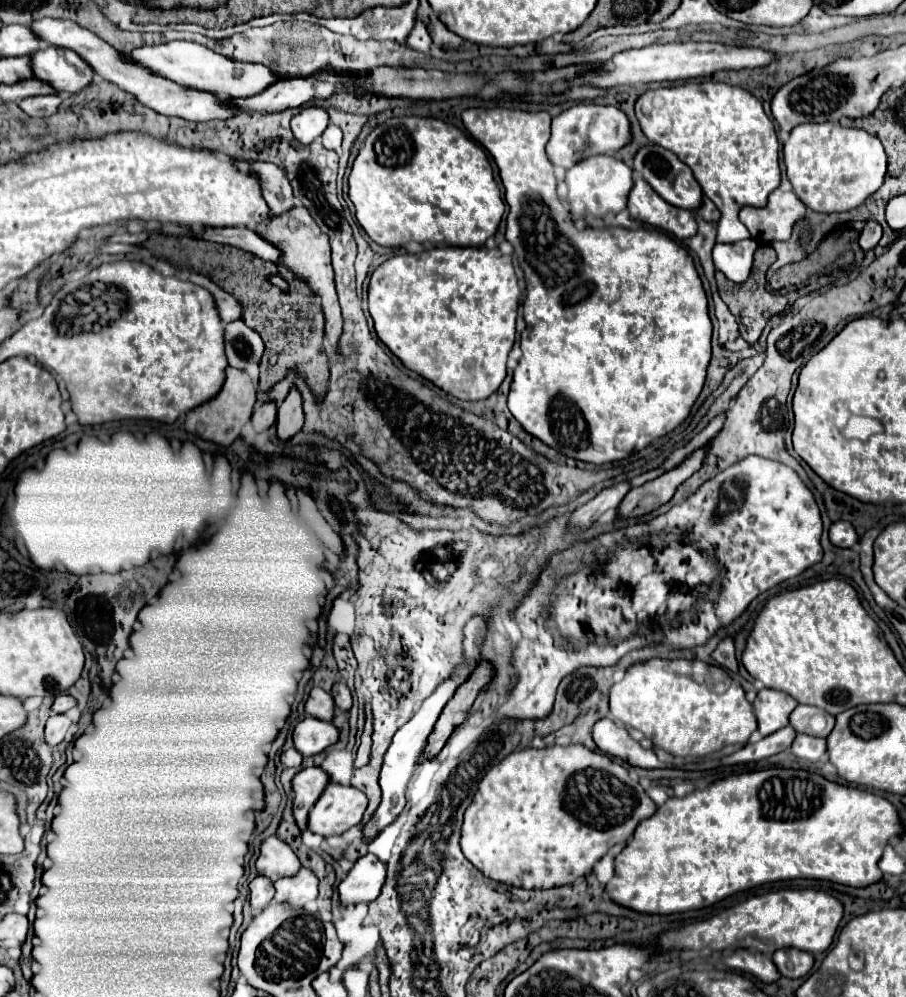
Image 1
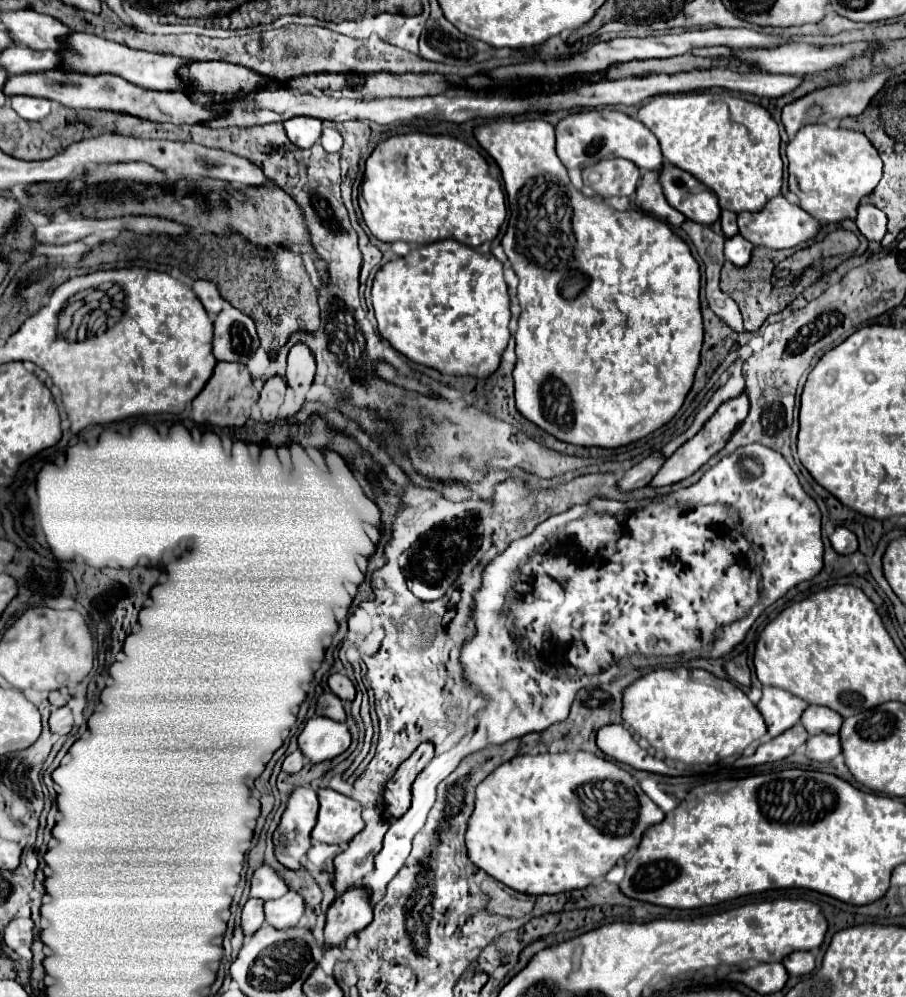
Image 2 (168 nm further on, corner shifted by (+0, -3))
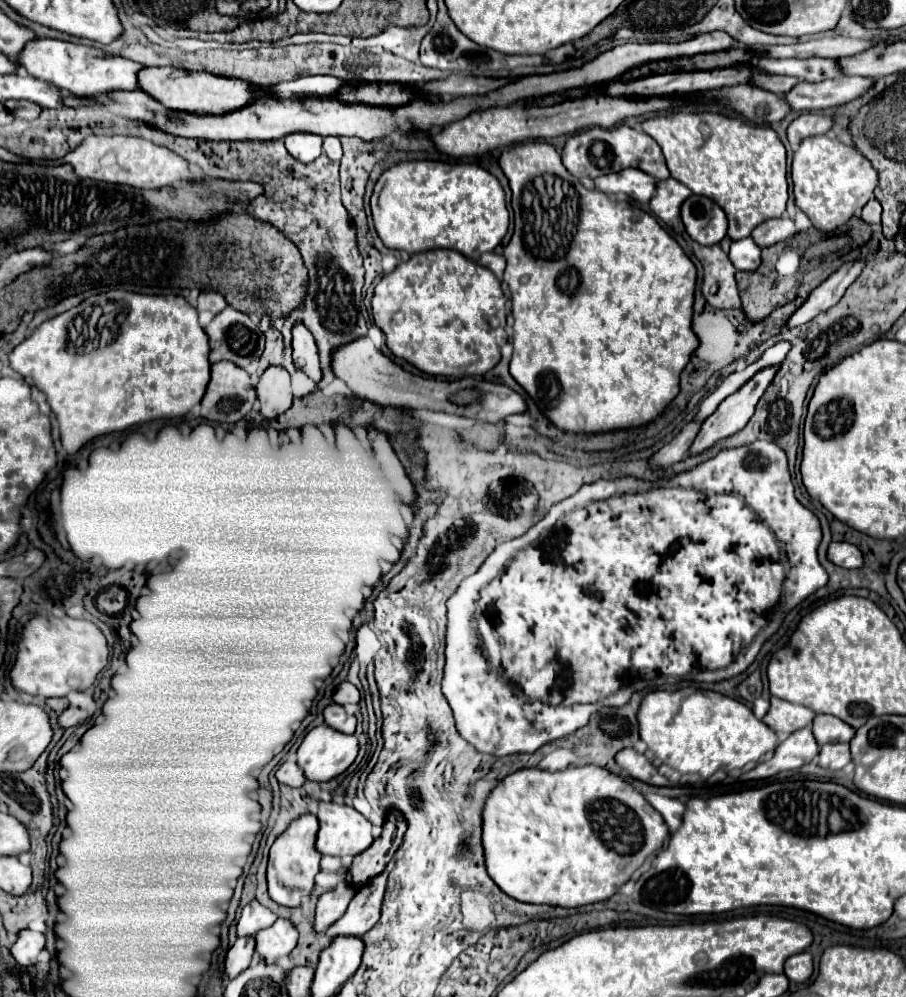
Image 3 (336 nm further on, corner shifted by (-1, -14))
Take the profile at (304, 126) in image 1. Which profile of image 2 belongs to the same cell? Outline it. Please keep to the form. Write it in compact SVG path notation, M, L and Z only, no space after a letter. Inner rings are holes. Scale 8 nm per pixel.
M293 117L283 123L289 141L301 149L309 149L321 137L321 121L315 117Z

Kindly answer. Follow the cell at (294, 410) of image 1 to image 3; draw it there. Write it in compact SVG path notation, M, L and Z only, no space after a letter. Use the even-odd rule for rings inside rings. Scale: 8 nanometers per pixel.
M296 324L292 330L292 358L294 358L294 366L302 372L308 374L308 378L312 378L316 384L322 380L322 372L320 372L320 358L318 358L318 348L316 342L312 338L312 334L302 326Z

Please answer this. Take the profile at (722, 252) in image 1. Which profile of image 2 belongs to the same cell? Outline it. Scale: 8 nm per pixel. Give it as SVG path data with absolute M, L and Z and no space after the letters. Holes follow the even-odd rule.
M741 235L729 237L725 241L725 257L735 265L747 265L751 259L751 249L753 249L753 245Z

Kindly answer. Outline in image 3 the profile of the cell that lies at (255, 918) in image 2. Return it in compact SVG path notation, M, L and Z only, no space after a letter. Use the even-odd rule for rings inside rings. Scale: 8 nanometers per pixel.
M240 936L226 954L226 978L234 978L242 970L246 970L252 962L254 950L256 950L254 936Z

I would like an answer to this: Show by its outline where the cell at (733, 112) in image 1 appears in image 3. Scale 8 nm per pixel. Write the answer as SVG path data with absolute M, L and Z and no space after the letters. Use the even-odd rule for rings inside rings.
M668 112L642 122L642 130L652 136L664 152L670 176L686 184L694 194L712 198L728 216L728 236L740 240L768 218L778 218L786 210L786 150L778 134L770 126L750 124L718 112Z

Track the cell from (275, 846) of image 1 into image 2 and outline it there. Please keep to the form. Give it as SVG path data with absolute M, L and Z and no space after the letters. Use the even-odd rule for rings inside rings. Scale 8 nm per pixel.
M259 867L253 873L251 879L251 891L249 897L253 899L261 899L261 901L271 901L271 899L279 899L287 893L287 885L279 879L279 875L271 869L271 867Z

